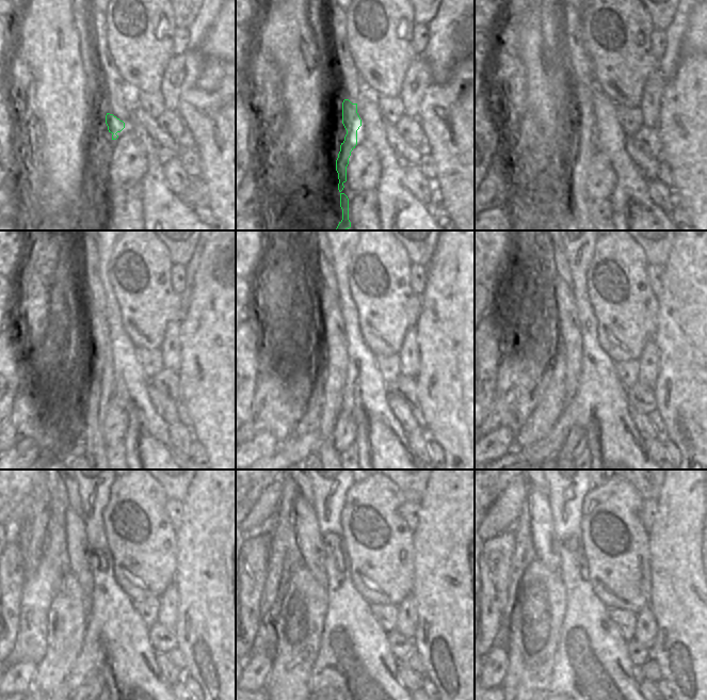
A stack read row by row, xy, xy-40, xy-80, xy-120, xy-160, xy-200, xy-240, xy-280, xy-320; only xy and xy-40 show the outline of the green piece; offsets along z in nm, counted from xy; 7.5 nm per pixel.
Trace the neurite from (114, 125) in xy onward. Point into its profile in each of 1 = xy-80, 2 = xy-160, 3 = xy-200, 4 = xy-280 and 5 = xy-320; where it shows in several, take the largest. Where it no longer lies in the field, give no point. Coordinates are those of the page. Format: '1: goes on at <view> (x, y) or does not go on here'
1: goes on at xy-80 (583, 147)
2: goes on at xy-160 (334, 356)
3: goes on at xy-200 (566, 330)
4: goes on at xy-280 (309, 542)
5: goes on at xy-320 (544, 539)

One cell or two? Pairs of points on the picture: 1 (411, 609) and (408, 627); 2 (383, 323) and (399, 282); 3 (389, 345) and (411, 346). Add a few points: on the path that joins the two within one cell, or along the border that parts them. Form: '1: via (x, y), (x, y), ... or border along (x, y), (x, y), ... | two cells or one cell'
1: via (410, 614), (408, 623) | one cell
2: via (386, 313), (386, 295), (388, 292) | one cell
3: border along (414, 327), (406, 331), (400, 351), (397, 354) | two cells

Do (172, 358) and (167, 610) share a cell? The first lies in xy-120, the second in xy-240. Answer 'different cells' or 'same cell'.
same cell

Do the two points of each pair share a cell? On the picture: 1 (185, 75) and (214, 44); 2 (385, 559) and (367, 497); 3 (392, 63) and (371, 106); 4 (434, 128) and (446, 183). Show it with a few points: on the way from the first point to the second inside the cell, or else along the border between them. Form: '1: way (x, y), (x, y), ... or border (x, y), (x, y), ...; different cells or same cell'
1: way (190, 66), (206, 50); same cell
2: way (390, 543), (394, 530), (383, 512); same cell
3: border (367, 91), (375, 97); different cells
4: way (446, 142), (446, 169); same cell

